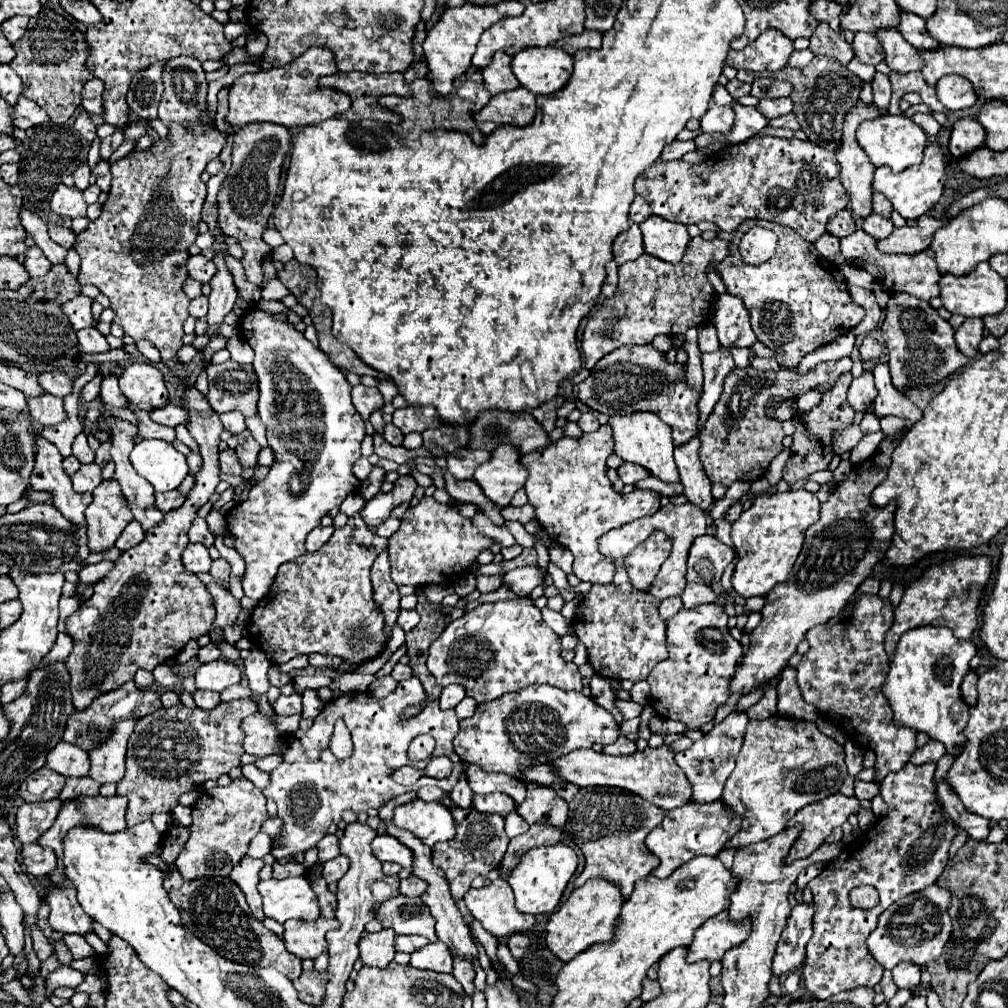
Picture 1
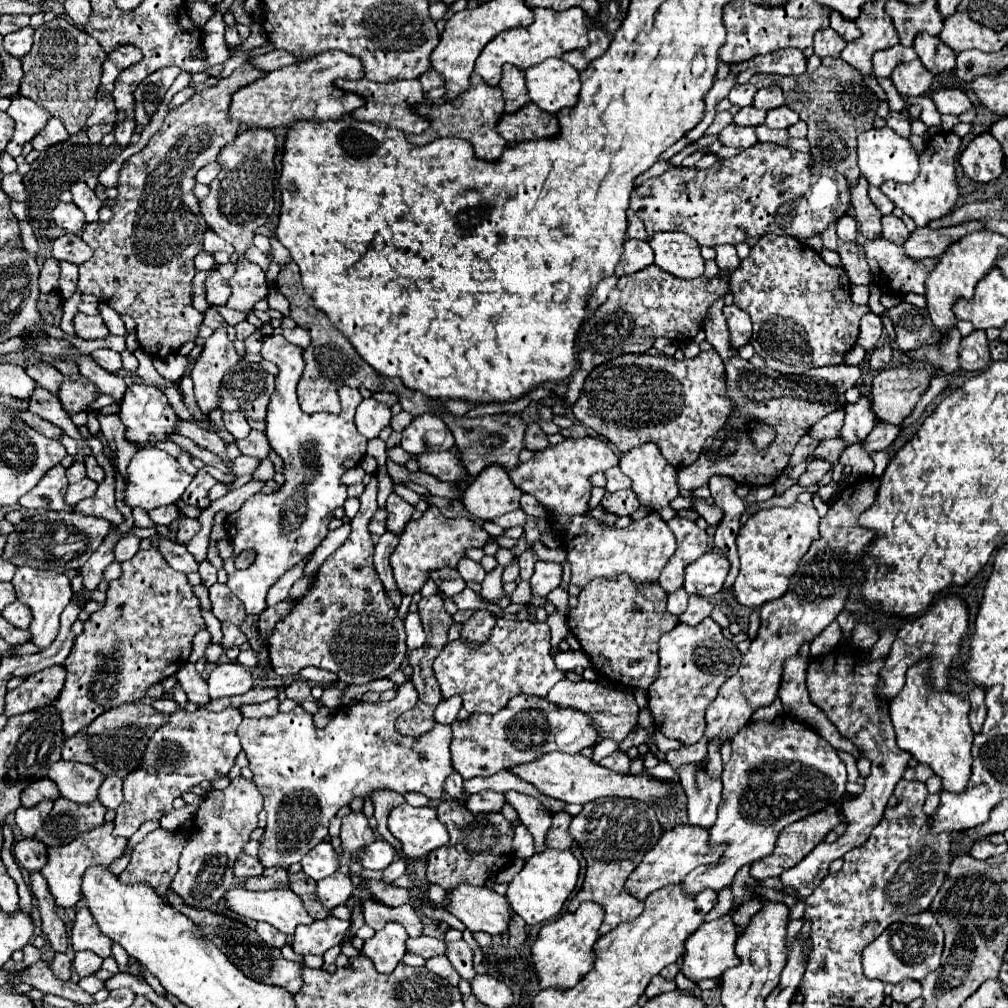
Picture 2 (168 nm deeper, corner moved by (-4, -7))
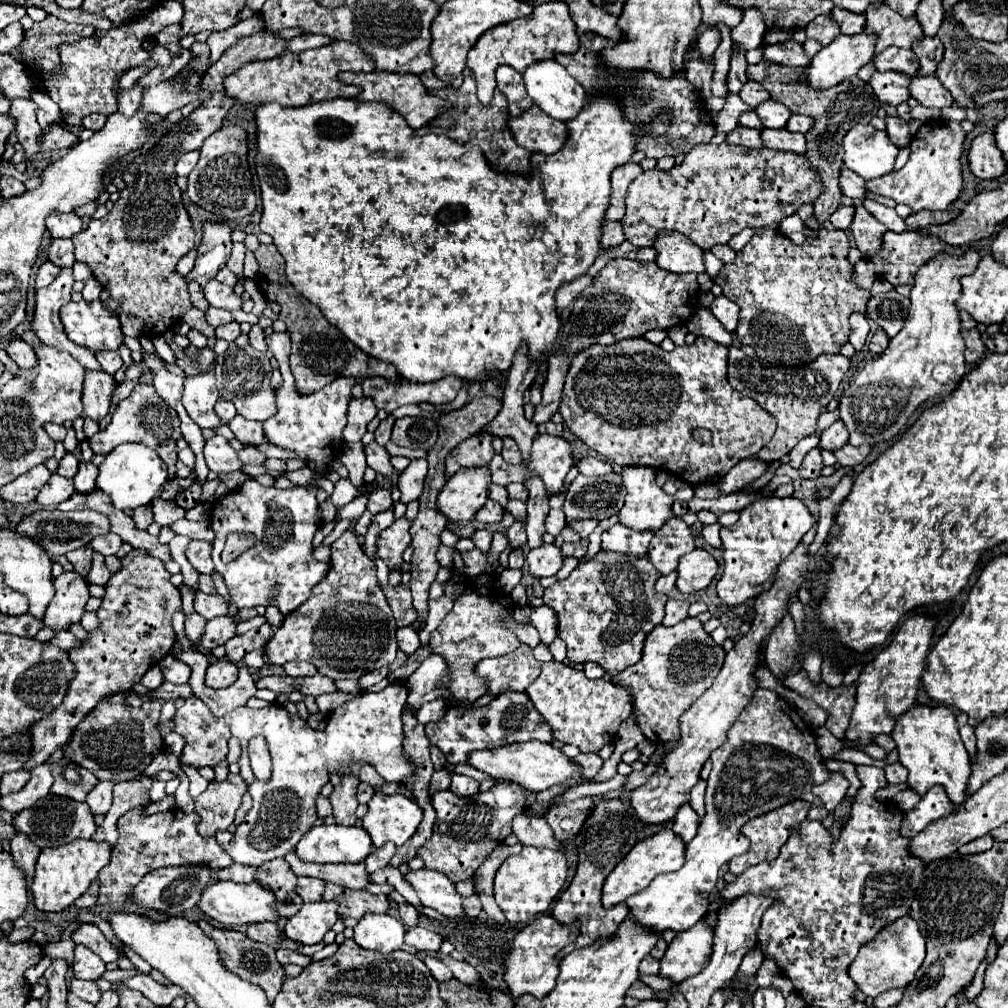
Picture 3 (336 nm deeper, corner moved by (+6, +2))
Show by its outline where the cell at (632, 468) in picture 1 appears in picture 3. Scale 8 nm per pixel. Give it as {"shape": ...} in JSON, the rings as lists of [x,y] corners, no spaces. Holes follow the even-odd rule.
{"shape":[[[587,457],[587,459],[581,459],[577,463],[579,471],[583,475],[589,475],[589,477],[601,477],[601,475],[609,475],[613,471],[611,463],[607,461],[601,461],[601,459],[595,459],[595,457]]]}

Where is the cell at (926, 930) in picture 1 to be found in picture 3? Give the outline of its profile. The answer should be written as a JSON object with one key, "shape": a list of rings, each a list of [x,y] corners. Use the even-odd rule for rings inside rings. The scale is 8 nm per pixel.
{"shape":[[[905,915],[905,917],[899,917],[895,923],[889,923],[887,927],[883,927],[875,935],[875,939],[871,939],[861,947],[859,955],[849,965],[849,975],[857,983],[859,991],[875,999],[879,993],[887,991],[889,987],[909,985],[917,969],[921,967],[923,959],[925,959],[925,939],[919,931],[917,921],[911,915]]]}

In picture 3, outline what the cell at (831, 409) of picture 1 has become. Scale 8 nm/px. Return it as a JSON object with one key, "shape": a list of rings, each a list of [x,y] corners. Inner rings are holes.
{"shape":[[[815,447],[815,449],[811,449],[811,451],[805,455],[805,459],[803,459],[801,467],[799,467],[799,473],[801,473],[803,479],[815,479],[815,477],[821,475],[821,467],[823,467],[821,449]]]}

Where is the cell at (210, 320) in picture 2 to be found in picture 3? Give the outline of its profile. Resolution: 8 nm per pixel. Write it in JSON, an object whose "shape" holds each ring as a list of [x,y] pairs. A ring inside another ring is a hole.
{"shape":[[[209,307],[207,313],[205,313],[205,319],[207,319],[207,323],[213,325],[213,327],[219,327],[219,325],[223,325],[223,323],[233,321],[233,317],[231,317],[229,311],[225,311],[225,309],[217,309],[217,307]]]}

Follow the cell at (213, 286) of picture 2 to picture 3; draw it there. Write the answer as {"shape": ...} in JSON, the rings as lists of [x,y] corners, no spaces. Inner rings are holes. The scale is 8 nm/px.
{"shape":[[[211,279],[205,289],[205,299],[209,301],[209,305],[213,307],[219,307],[219,309],[227,309],[227,311],[233,311],[233,309],[239,309],[241,307],[241,297],[235,297],[233,293],[233,287],[225,285],[225,283],[219,283],[217,279]]]}

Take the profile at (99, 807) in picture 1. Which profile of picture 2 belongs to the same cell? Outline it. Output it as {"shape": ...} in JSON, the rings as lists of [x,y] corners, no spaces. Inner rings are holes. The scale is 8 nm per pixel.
{"shape":[[[103,824],[101,828],[85,832],[81,838],[73,840],[67,846],[59,848],[49,848],[47,852],[47,864],[41,870],[41,874],[47,878],[47,884],[51,888],[51,894],[55,896],[55,904],[61,908],[71,908],[81,900],[81,878],[83,872],[91,866],[111,866],[121,854],[125,852],[127,840],[125,838],[115,838],[113,834],[113,824]]]}

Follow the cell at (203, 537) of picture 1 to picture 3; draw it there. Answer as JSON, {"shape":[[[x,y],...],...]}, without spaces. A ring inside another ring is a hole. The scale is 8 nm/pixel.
{"shape":[[[161,497],[153,499],[153,507],[155,507],[155,509],[153,509],[155,521],[157,521],[159,525],[175,523],[175,521],[183,519],[185,513],[187,513],[187,509],[179,507],[175,501],[165,501],[165,499],[161,499]]]}

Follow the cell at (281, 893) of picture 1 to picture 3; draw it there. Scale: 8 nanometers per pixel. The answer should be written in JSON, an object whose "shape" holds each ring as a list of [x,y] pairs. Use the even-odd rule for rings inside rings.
{"shape":[[[215,881],[205,889],[205,895],[201,895],[197,907],[211,919],[223,923],[225,927],[239,929],[249,923],[259,921],[279,921],[277,911],[277,895],[273,889],[253,881],[253,883],[235,883],[235,881]]]}

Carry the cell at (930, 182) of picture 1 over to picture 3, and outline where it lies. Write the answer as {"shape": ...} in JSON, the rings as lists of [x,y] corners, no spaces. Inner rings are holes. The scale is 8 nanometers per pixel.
{"shape":[[[927,121],[911,139],[911,157],[903,169],[887,173],[879,179],[867,181],[867,189],[875,195],[891,197],[897,203],[909,205],[913,211],[945,211],[959,197],[963,187],[961,177],[961,151],[963,151],[965,131],[957,121]]]}

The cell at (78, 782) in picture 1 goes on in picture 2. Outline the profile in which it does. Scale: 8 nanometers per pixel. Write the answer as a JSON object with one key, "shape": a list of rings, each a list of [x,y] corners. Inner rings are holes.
{"shape":[[[59,798],[55,800],[47,824],[39,828],[39,834],[35,834],[35,838],[45,846],[69,844],[83,832],[103,826],[105,812],[107,810],[99,804],[99,800],[93,800],[91,804],[75,804],[71,800]]]}

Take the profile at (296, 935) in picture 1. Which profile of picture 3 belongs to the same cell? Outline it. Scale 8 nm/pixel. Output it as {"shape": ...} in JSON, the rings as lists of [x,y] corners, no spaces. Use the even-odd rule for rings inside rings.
{"shape":[[[305,903],[297,915],[289,917],[285,935],[303,945],[319,943],[323,941],[323,935],[335,925],[337,917],[337,903]]]}

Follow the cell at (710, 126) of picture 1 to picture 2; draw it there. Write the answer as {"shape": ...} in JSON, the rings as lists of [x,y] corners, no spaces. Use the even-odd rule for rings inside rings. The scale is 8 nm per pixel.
{"shape":[[[729,124],[723,132],[721,132],[721,136],[719,136],[719,140],[723,142],[723,146],[733,146],[733,148],[751,148],[751,146],[755,146],[759,140],[757,140],[757,136],[755,136],[755,128],[741,128],[741,126],[735,126],[735,124]]]}

